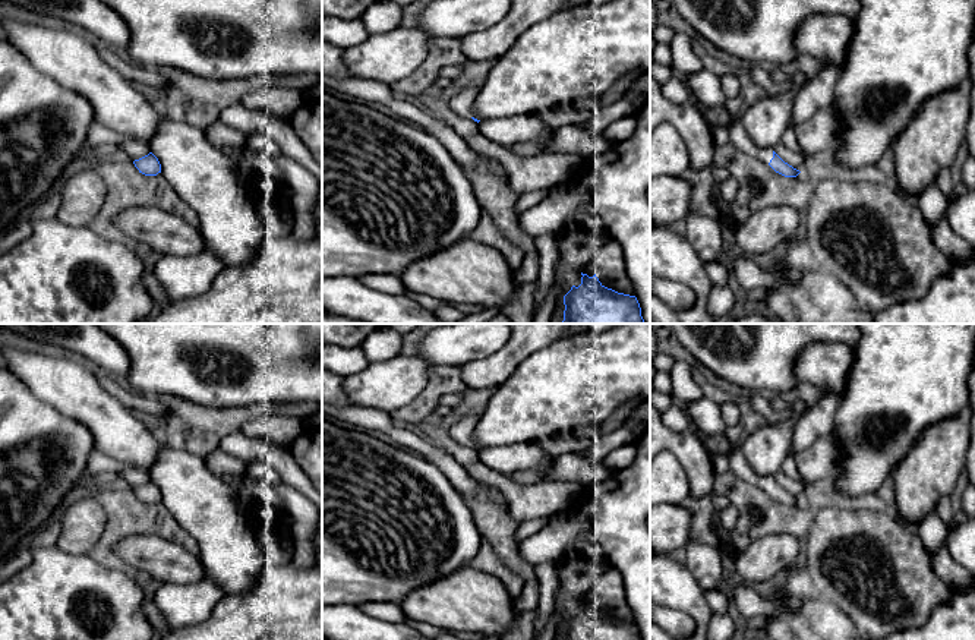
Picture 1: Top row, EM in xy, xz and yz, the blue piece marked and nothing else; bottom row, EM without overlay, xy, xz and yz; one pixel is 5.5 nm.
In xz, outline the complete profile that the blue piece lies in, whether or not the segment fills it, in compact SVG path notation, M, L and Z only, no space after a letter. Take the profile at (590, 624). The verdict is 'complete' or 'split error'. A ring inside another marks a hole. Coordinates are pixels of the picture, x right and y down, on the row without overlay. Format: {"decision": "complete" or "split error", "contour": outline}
{"decision": "complete", "contour": "M581 600L581 612L564 624L564 640L641 640L635 624L605 615L596 602Z"}

